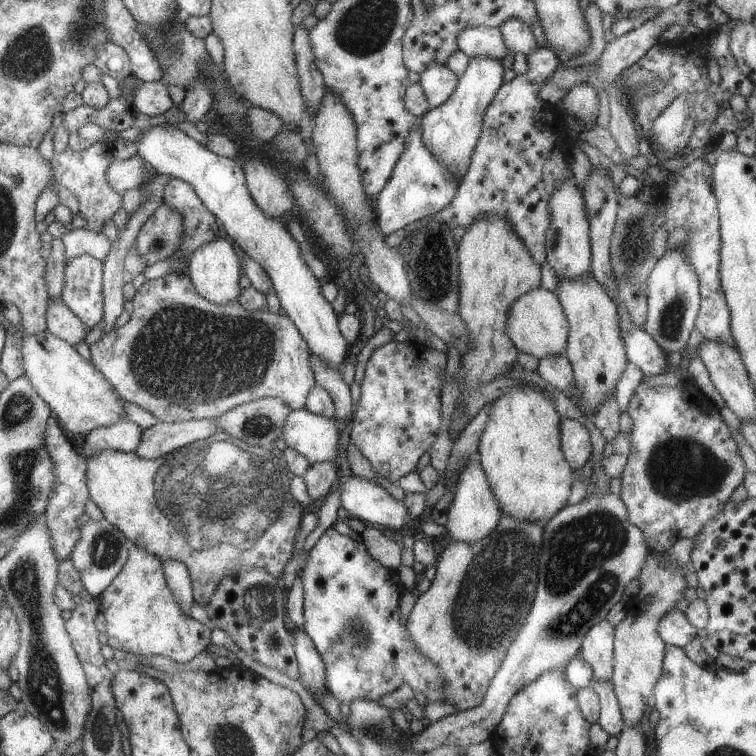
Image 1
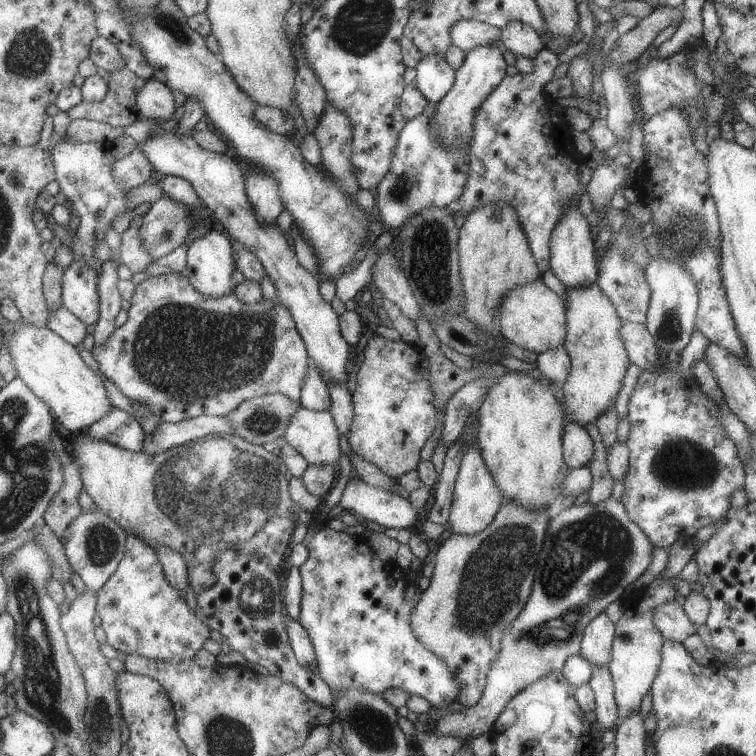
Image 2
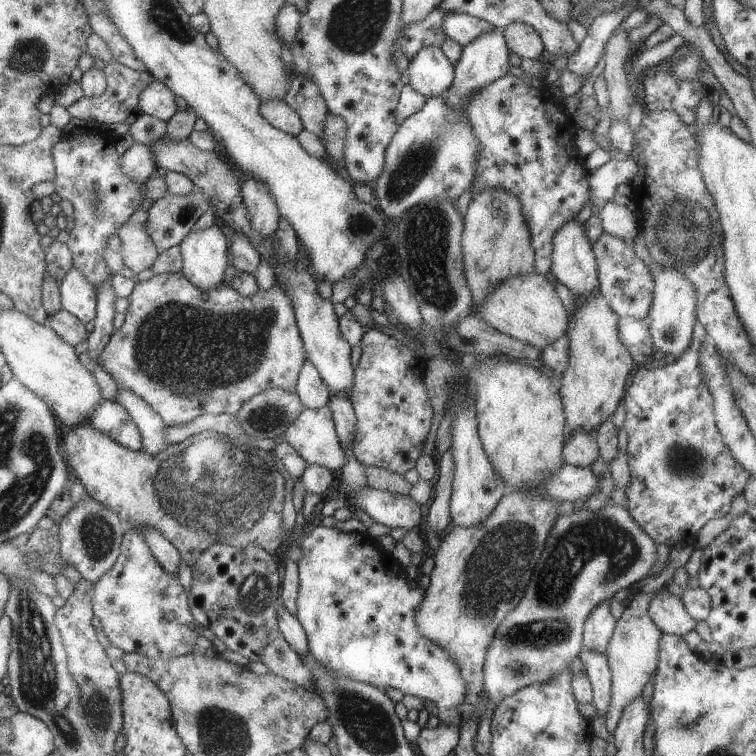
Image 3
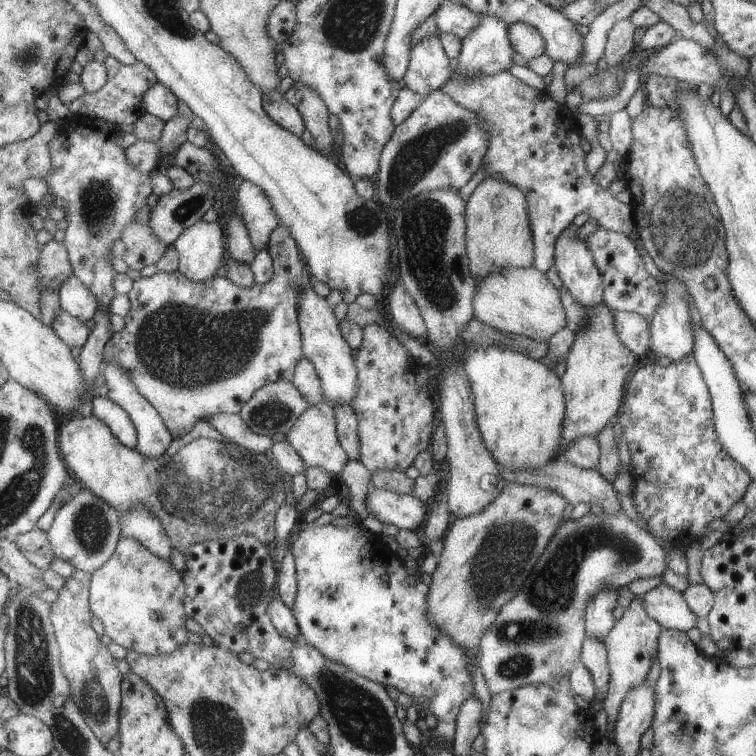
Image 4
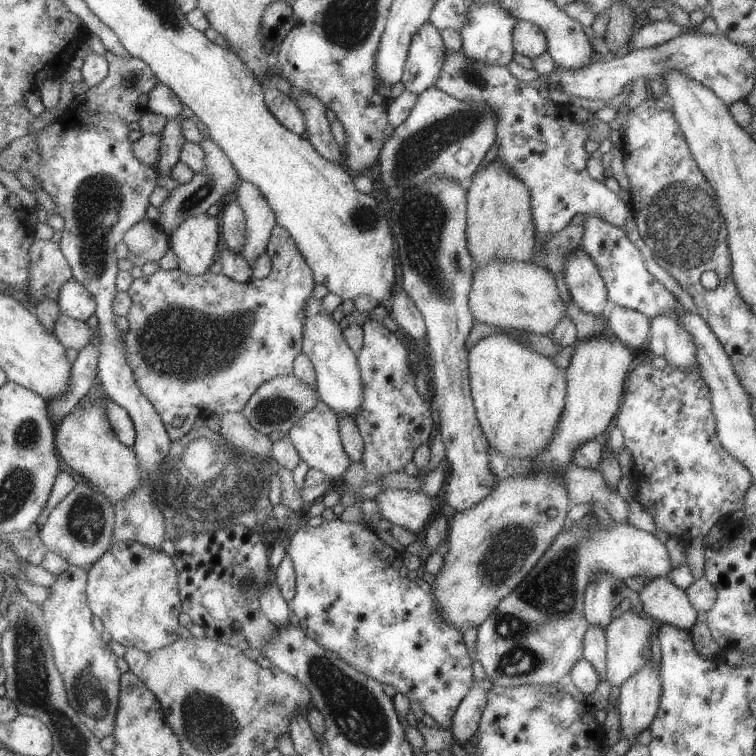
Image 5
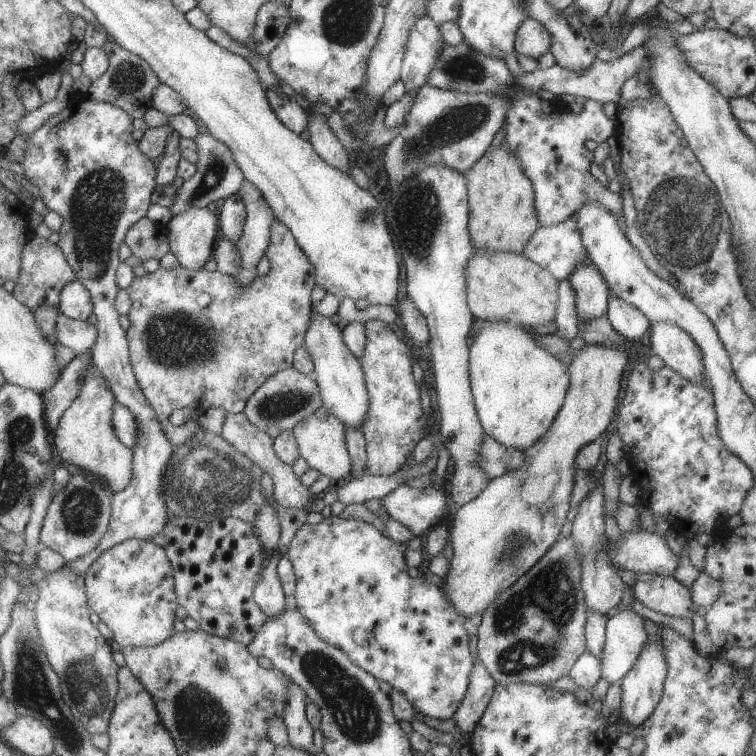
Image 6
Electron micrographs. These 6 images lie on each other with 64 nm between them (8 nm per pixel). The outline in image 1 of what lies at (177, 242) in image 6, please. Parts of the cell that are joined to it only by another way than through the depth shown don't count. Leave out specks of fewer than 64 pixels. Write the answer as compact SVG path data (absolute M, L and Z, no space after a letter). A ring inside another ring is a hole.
M220 234L216 240L200 246L194 250L192 258L187 261L185 273L191 280L196 291L206 298L209 302L215 304L228 304L228 302L237 302L242 288L239 280L243 275L241 264L241 253L225 235Z

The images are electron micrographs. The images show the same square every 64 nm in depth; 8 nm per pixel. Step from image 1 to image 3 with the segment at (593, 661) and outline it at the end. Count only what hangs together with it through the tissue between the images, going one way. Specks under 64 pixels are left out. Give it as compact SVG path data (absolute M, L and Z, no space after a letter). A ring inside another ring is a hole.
M605 601L593 609L592 614L586 620L582 642L584 649L606 655L617 624L617 620L609 610L611 601Z

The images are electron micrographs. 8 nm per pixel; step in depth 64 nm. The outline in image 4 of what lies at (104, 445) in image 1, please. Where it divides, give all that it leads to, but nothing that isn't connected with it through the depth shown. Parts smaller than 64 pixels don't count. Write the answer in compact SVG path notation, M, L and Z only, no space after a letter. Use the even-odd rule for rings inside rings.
M94 396L91 402L91 412L108 428L116 439L127 448L136 449L137 432L130 416L110 398Z

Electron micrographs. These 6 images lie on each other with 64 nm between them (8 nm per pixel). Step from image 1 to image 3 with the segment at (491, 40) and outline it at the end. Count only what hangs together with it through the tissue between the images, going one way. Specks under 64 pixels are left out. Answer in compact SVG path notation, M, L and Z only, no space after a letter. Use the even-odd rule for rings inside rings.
M449 13L445 17L443 30L447 37L464 48L482 34L492 31L493 26L469 15Z

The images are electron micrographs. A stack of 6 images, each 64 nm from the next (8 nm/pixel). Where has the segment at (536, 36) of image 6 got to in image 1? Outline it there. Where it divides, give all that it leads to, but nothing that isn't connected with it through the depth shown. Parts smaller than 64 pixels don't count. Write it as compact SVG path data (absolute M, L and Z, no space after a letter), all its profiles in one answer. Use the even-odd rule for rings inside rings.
M522 19L506 20L499 30L503 36L504 44L512 56L522 53L528 57L538 48L531 26L523 22Z

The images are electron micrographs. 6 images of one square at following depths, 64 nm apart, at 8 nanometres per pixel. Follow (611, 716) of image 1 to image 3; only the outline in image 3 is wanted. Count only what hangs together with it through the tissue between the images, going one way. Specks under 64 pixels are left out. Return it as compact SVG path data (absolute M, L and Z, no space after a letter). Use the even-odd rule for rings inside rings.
M584 649L578 657L593 689L593 706L598 717L607 718L612 695L612 672L605 655Z

